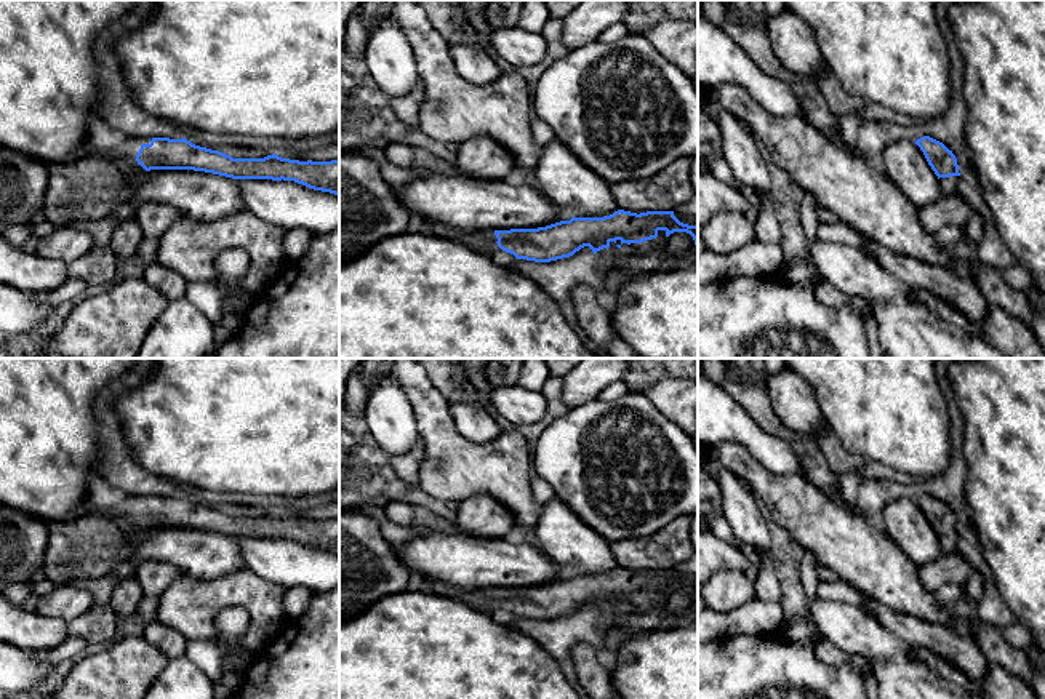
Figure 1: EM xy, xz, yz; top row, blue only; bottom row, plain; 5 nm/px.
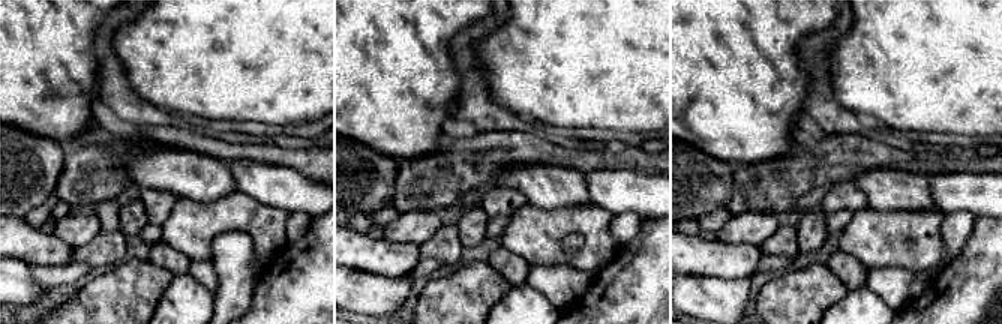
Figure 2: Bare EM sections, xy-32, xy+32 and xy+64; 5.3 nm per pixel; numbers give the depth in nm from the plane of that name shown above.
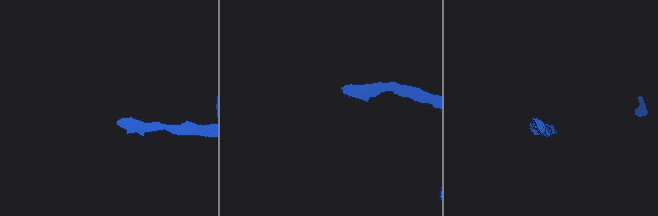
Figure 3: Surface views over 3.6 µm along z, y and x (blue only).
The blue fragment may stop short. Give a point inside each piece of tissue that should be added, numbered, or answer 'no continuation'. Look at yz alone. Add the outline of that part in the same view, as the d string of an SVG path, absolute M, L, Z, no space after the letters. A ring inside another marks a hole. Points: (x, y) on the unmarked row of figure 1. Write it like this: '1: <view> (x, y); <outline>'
1: yz (949, 544); M960 534L939 536L939 547L941 547L941 552L946 555L959 552L960 545L962 545Z

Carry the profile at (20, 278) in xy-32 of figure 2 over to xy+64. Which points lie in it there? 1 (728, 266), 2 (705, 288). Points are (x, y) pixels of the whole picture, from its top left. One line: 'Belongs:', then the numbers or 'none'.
Belongs: 2

